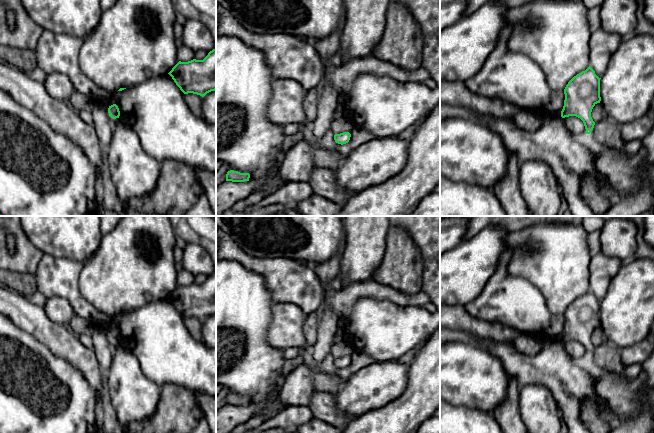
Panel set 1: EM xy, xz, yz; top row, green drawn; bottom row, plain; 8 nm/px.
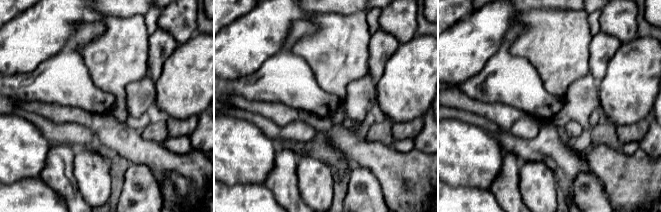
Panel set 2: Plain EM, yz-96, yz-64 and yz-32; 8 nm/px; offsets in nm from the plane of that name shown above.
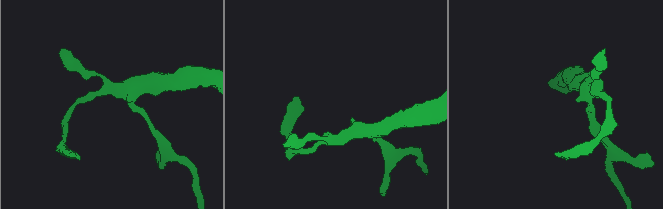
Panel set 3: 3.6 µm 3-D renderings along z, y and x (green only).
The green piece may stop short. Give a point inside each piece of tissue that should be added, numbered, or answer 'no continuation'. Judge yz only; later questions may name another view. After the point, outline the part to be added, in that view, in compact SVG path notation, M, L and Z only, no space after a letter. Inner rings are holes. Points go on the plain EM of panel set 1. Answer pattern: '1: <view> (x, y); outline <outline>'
no continuation

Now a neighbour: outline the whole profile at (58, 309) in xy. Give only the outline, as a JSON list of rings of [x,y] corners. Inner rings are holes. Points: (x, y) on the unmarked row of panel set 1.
[[[63,297],[47,298],[43,307],[49,319],[54,323],[69,326],[72,317],[75,315],[74,310],[69,301]]]

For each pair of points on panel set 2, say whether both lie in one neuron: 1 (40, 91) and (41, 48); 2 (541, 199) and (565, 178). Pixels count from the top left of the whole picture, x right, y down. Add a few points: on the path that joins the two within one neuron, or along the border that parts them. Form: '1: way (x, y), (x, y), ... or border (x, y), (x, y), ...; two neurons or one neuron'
1: border (61, 50), (40, 62), (31, 71), (20, 74); two neurons
2: border (545, 164), (551, 170), (557, 185); two neurons

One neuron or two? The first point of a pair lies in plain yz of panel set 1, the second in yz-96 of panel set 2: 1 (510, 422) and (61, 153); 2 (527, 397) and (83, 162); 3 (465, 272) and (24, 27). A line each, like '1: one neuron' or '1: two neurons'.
1: one neuron
2: one neuron
3: one neuron

